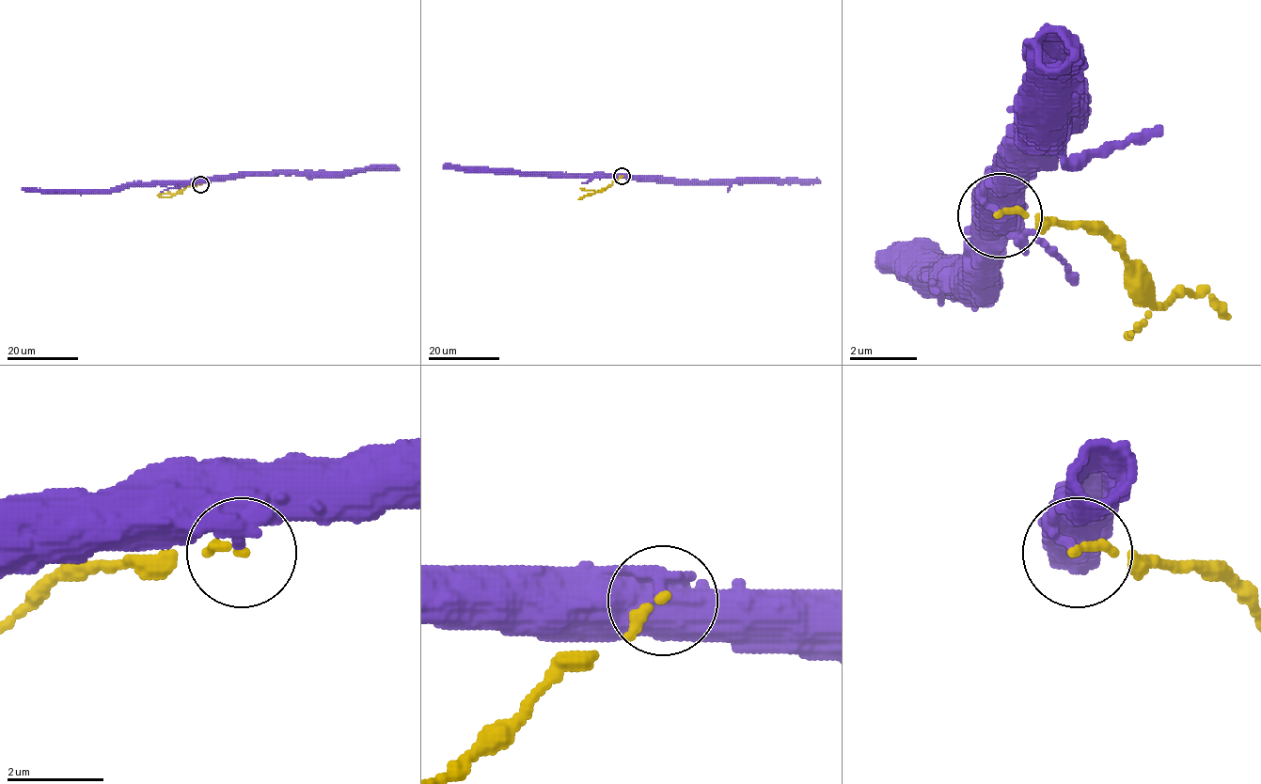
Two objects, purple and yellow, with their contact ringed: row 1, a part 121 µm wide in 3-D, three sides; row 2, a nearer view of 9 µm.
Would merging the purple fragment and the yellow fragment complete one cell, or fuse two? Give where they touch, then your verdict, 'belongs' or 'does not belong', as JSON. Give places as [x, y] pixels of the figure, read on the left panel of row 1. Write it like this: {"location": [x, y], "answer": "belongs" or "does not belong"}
{"location": [200, 184], "answer": "does not belong"}

